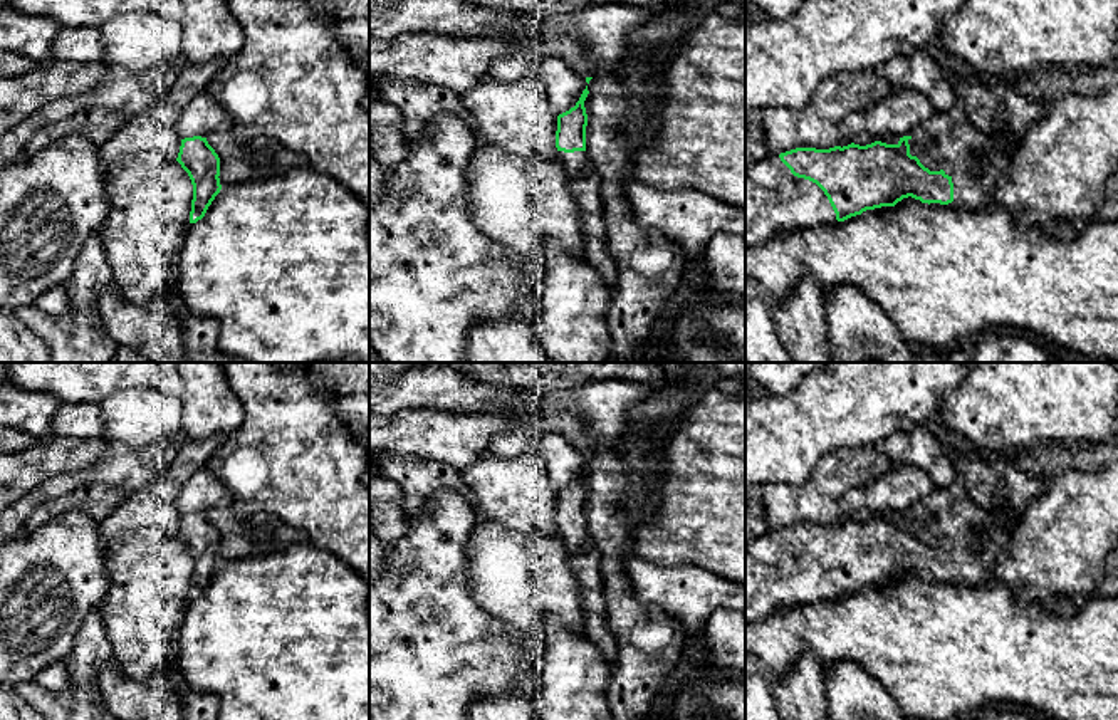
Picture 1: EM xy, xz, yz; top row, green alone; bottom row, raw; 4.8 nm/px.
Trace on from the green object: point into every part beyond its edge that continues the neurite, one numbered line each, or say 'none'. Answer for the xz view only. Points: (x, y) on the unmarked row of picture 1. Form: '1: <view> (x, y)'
1: xz (585, 558)

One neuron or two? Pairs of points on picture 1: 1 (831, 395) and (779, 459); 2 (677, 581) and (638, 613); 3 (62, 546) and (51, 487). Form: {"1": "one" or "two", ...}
{"1": "one", "2": "two", "3": "two"}

